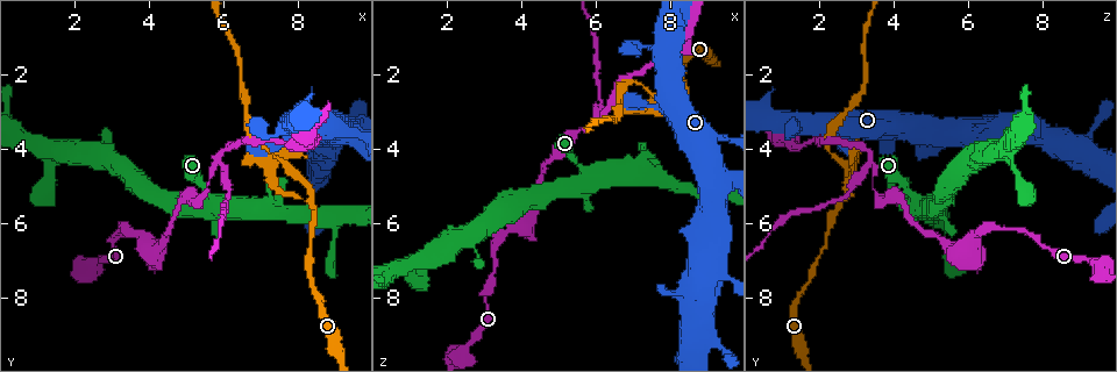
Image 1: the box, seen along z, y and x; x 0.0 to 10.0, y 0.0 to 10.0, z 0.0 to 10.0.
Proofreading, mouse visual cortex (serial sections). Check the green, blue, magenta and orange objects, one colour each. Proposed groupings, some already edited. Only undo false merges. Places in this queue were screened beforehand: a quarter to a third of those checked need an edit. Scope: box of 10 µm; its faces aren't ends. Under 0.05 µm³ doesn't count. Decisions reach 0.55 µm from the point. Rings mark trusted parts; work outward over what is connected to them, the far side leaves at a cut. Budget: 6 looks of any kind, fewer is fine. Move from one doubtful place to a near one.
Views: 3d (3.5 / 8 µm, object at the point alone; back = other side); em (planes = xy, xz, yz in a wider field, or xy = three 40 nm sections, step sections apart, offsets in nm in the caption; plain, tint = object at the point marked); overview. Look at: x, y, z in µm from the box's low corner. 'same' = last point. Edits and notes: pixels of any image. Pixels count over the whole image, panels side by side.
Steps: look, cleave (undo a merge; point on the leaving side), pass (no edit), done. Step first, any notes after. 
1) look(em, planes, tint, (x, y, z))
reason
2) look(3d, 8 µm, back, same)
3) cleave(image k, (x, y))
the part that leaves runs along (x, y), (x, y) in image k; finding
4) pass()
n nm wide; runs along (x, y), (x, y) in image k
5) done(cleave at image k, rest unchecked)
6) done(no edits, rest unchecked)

look(3d, 3.5 µm, (5.80, 4.35, 3.50))
thick turns thin

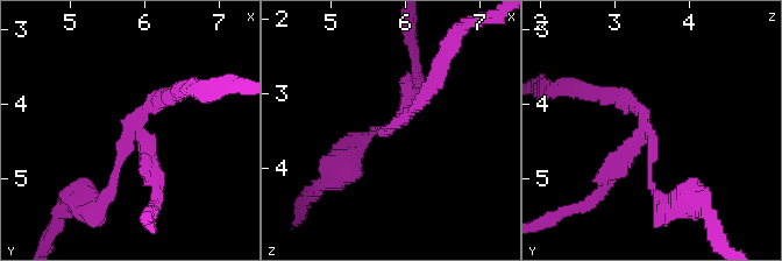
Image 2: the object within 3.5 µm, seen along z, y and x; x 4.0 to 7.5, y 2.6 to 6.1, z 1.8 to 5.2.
look(em, xy, step 1, plain, (5.75, 4.40, 3.45))
3 arms; arms of 100, 200, 250 nm; shape alone is not enough

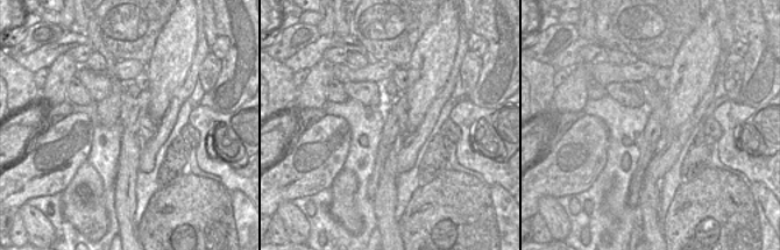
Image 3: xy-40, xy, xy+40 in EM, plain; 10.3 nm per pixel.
look(em, xy, step 1, tint, same)

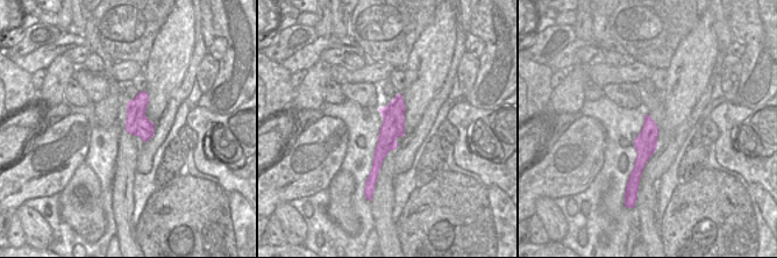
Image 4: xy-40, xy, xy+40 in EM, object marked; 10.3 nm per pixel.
pass()
one cell here

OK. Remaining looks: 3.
look(3d, 3.5 µm, (8.35, 5.30, 2.70))
thin neck

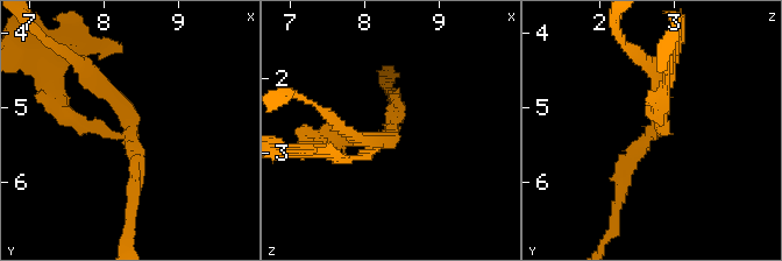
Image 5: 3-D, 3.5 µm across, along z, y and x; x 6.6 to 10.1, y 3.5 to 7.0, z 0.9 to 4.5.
look(em, xy, step 1, tint, (8.40, 5.35, 2.65))
3 arms; arms of 150, 200, 200 nm

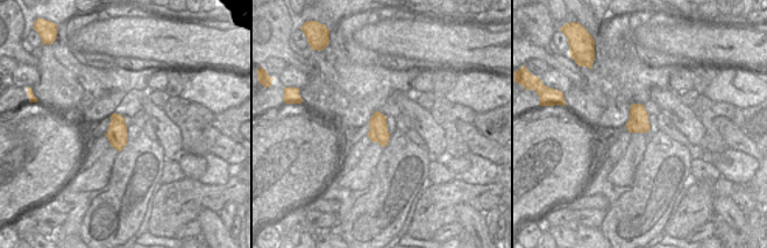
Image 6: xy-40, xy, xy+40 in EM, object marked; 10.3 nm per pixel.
pass()
all the same cell

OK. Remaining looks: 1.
done(no edits, rest unchecked)

